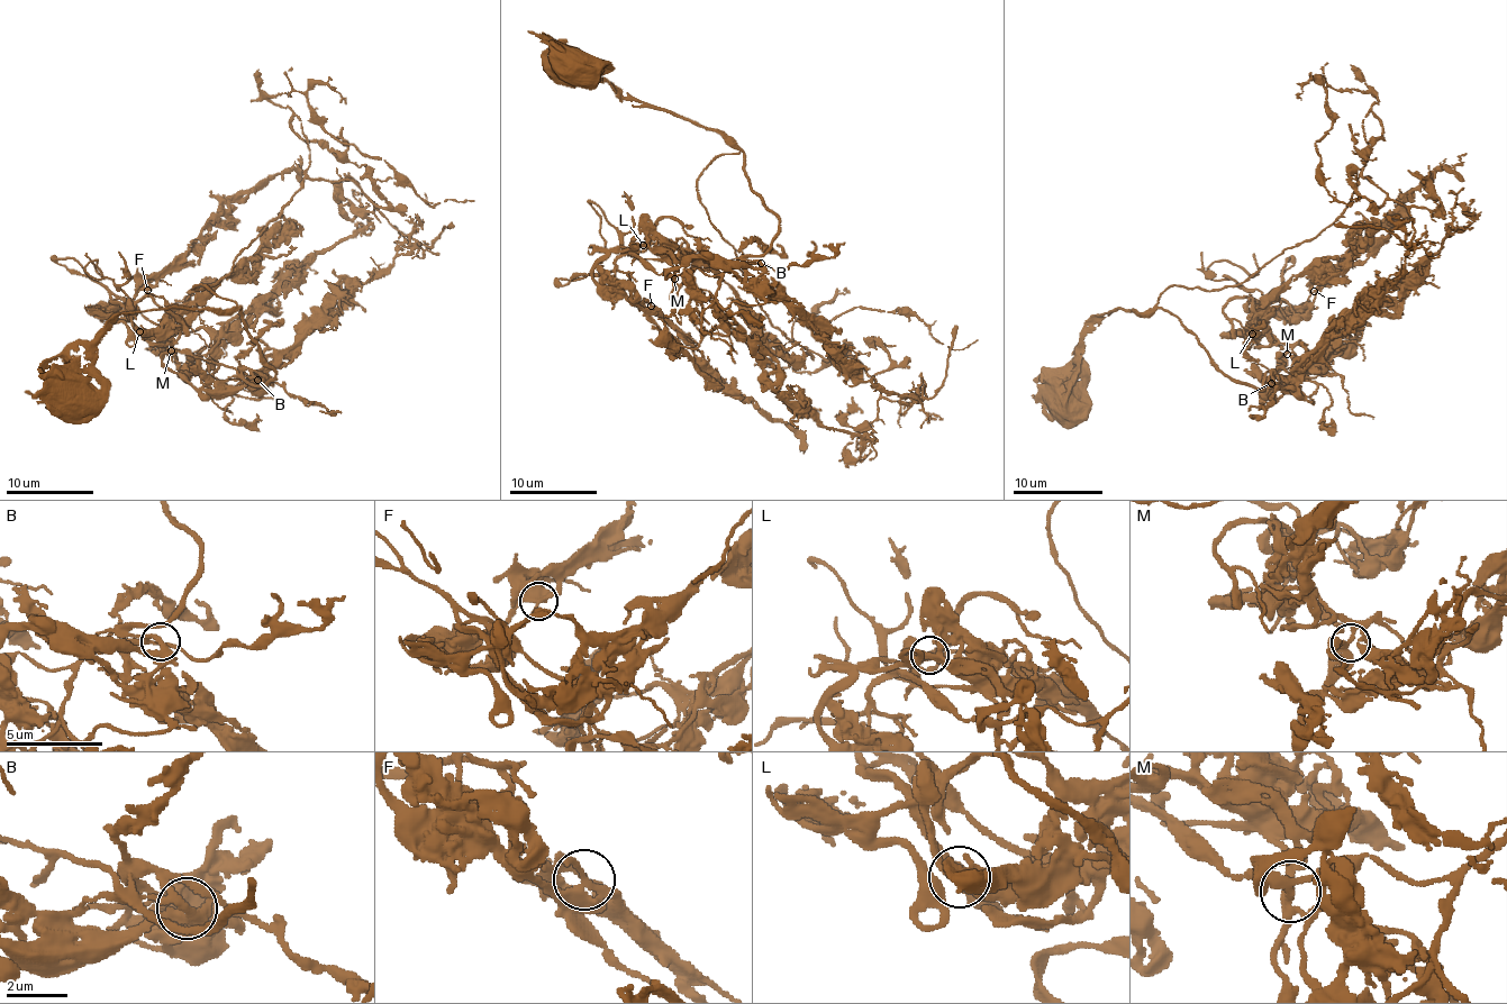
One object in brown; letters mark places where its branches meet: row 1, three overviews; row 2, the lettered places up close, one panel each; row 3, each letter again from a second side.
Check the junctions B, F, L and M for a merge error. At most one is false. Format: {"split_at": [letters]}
{"split_at": []}

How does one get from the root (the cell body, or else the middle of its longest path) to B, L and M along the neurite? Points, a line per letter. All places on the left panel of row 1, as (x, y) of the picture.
B: (75, 405), (94, 339), (121, 313), (165, 307), (239, 307), (274, 371), (261, 385), (248, 381), (256, 379)
L: (75, 405), (94, 339), (165, 307), (239, 307), (274, 376), (252, 385), (138, 330)
M: (75, 405), (94, 339), (121, 313), (165, 307), (239, 307), (274, 376), (252, 385), (230, 366), (171, 350)

